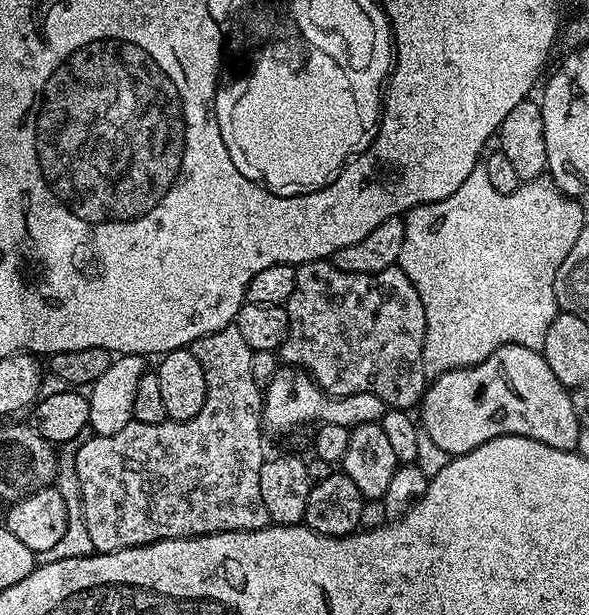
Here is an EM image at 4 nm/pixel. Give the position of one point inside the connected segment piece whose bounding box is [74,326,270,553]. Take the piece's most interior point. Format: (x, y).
(181, 478)

